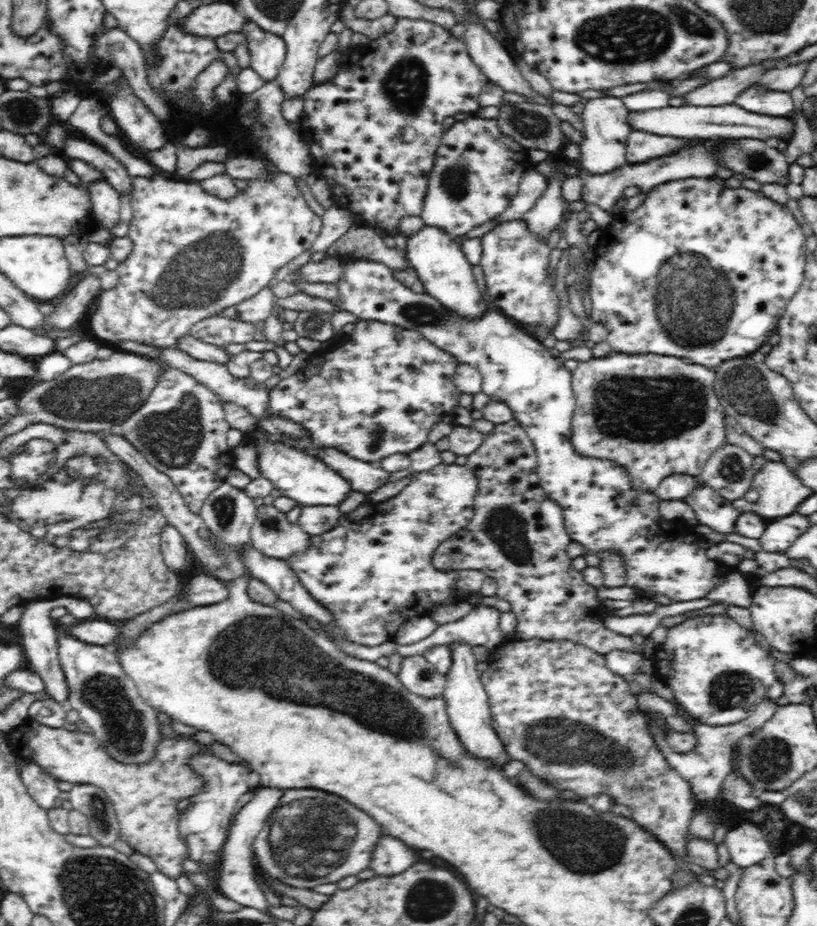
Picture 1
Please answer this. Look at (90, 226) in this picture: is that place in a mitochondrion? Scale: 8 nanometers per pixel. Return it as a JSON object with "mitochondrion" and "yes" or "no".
{"mitochondrion":"no"}

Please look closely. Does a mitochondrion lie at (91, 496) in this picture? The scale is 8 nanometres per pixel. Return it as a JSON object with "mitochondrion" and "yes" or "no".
{"mitochondrion":"yes"}

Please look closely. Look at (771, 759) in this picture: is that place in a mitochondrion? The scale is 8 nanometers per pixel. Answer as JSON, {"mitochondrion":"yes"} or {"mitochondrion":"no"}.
{"mitochondrion":"yes"}

